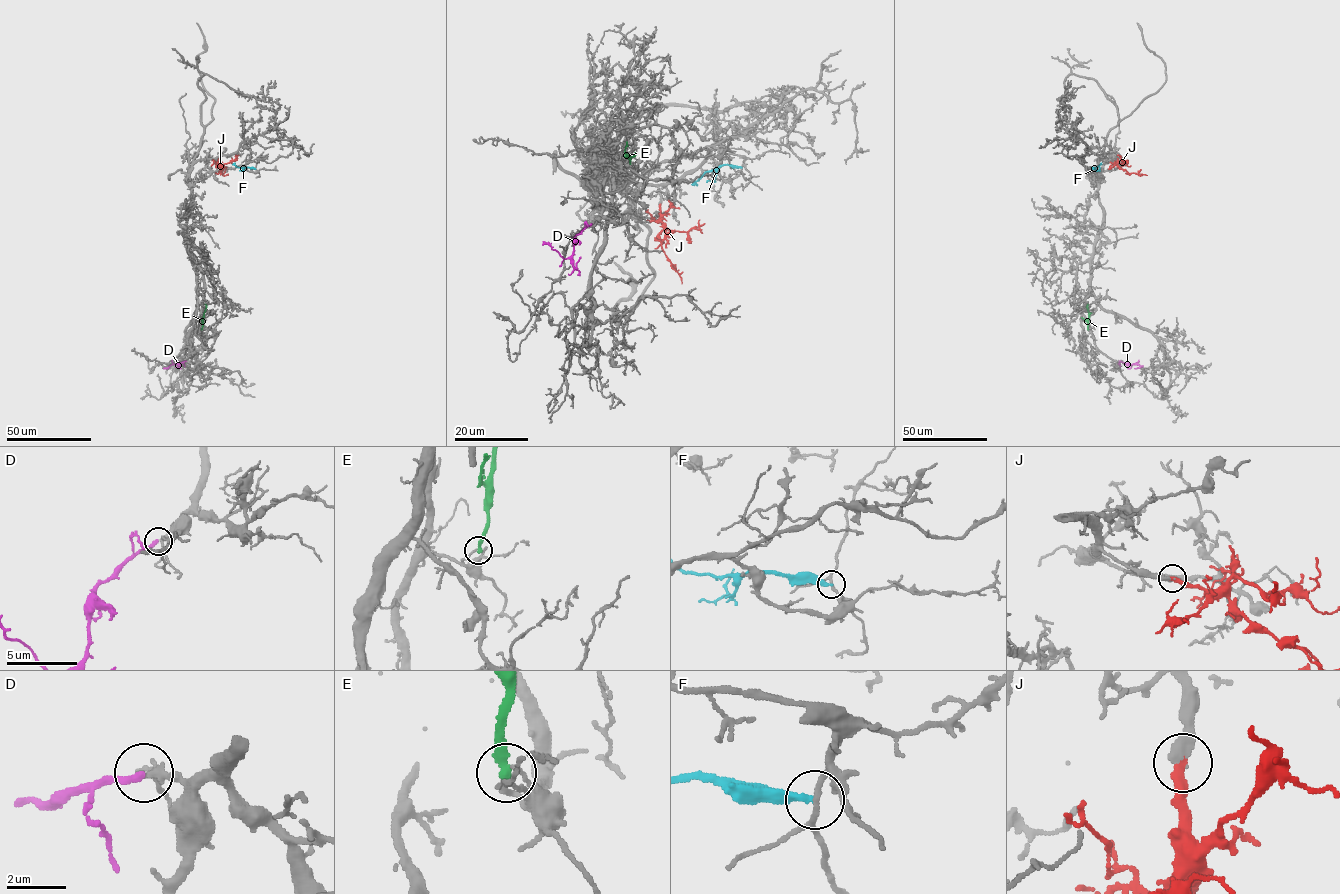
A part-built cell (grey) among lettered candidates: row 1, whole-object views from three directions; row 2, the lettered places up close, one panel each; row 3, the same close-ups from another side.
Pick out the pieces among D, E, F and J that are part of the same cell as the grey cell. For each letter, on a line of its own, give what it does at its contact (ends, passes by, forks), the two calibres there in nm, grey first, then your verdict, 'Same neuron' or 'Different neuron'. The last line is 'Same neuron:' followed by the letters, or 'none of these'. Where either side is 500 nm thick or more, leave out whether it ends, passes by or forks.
D: It ends there. Thickness 180 nm (grey) against 260 nm. Same neuron
E: It ends there. Thickness 120 nm (grey) against 320 nm. Different neuron
F: It ends there. Thickness 140 nm (grey) against 280 nm. Different neuron
J: It ends there. Thickness 360 nm (grey) against 360 nm. Same neuron
Same neuron: D, J

